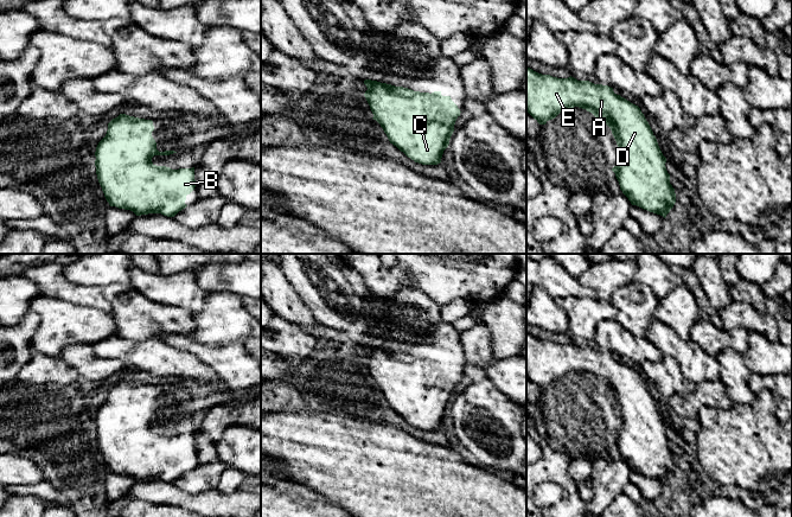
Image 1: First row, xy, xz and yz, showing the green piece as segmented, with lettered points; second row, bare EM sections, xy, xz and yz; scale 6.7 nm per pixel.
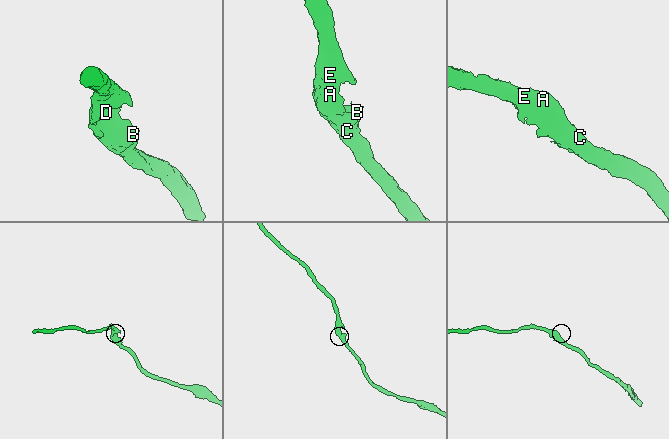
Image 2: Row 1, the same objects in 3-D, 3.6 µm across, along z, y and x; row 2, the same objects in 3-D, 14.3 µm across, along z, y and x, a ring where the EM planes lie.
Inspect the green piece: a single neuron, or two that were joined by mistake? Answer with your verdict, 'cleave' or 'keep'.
keep

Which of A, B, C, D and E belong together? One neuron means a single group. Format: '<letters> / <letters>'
A B C D E

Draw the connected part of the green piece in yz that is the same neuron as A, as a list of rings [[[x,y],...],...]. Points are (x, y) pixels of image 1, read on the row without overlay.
[[[526,332],[526,377],[539,390],[574,372],[586,375],[611,394],[620,417],[620,427],[612,436],[631,470],[665,484],[676,468],[676,459],[665,433],[666,423],[640,374],[617,360],[608,351],[577,346],[571,342],[557,344],[542,340]]]

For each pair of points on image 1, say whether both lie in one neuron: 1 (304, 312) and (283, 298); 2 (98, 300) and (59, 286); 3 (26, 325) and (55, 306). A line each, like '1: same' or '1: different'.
1: same
2: same
3: different

